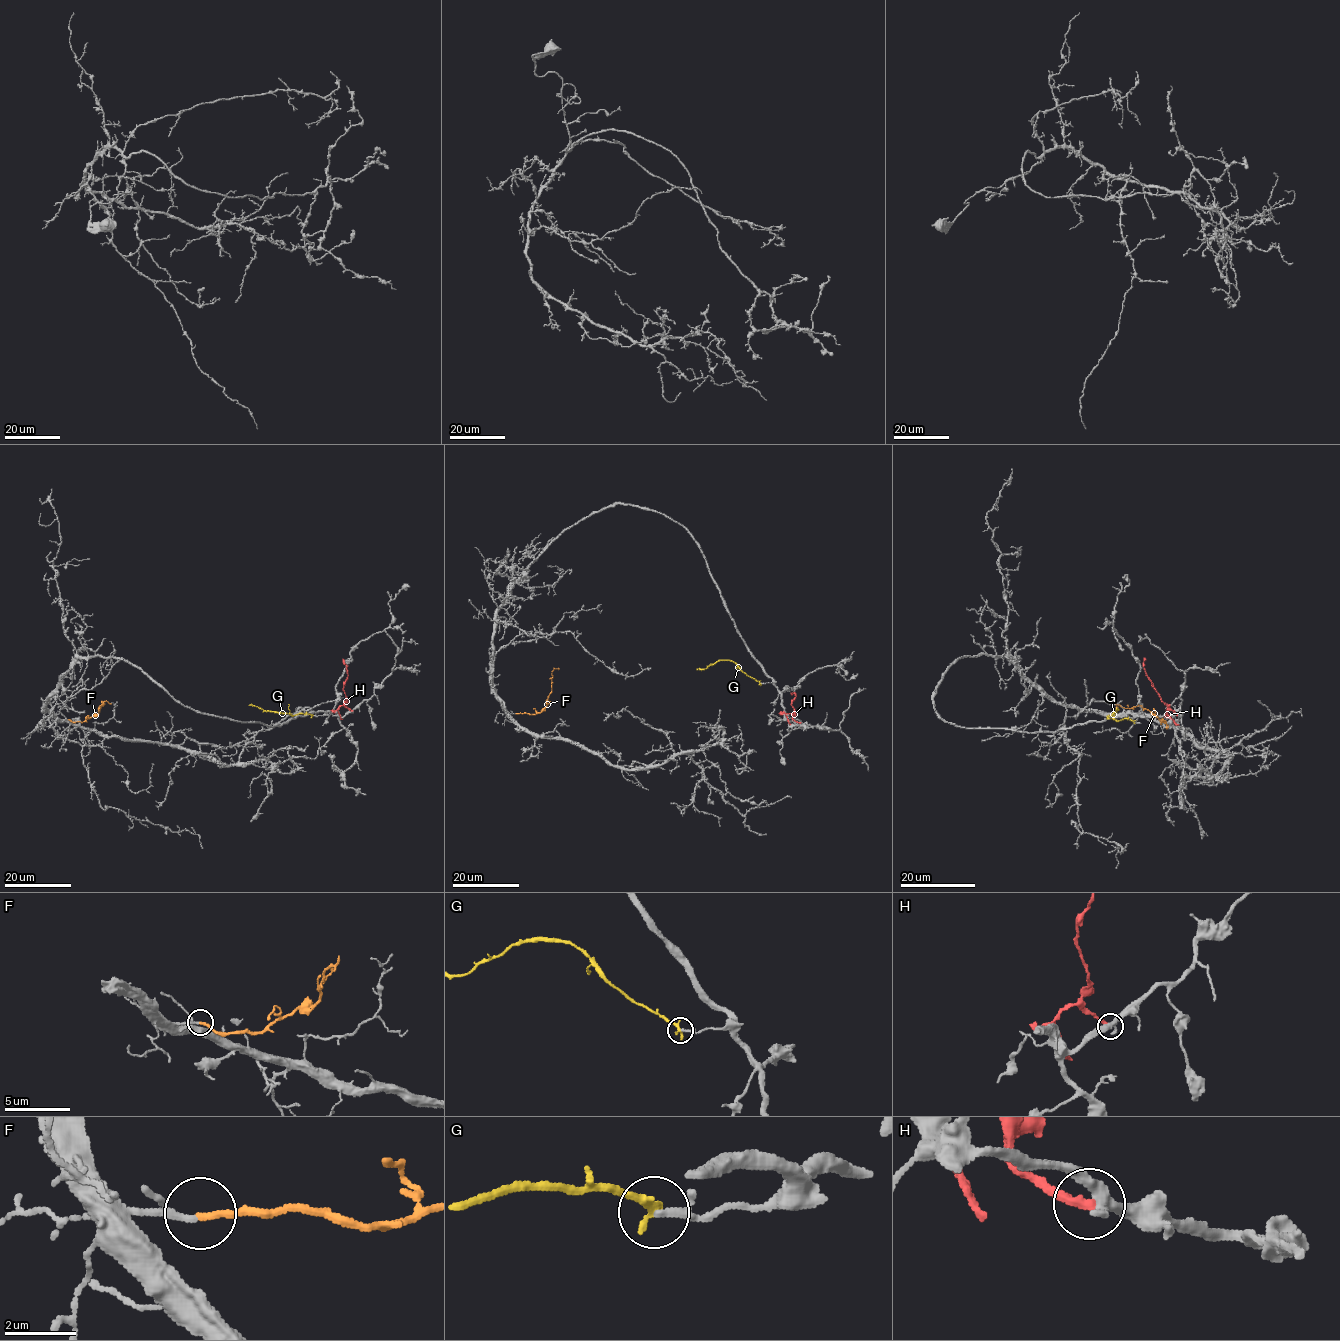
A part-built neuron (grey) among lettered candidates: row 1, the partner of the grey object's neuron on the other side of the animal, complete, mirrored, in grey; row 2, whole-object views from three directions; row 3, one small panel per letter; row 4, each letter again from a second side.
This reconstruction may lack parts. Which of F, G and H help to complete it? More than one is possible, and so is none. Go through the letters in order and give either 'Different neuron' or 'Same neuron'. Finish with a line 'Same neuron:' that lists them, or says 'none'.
F: Same neuron
G: Different neuron
H: Different neuron
Same neuron: F

